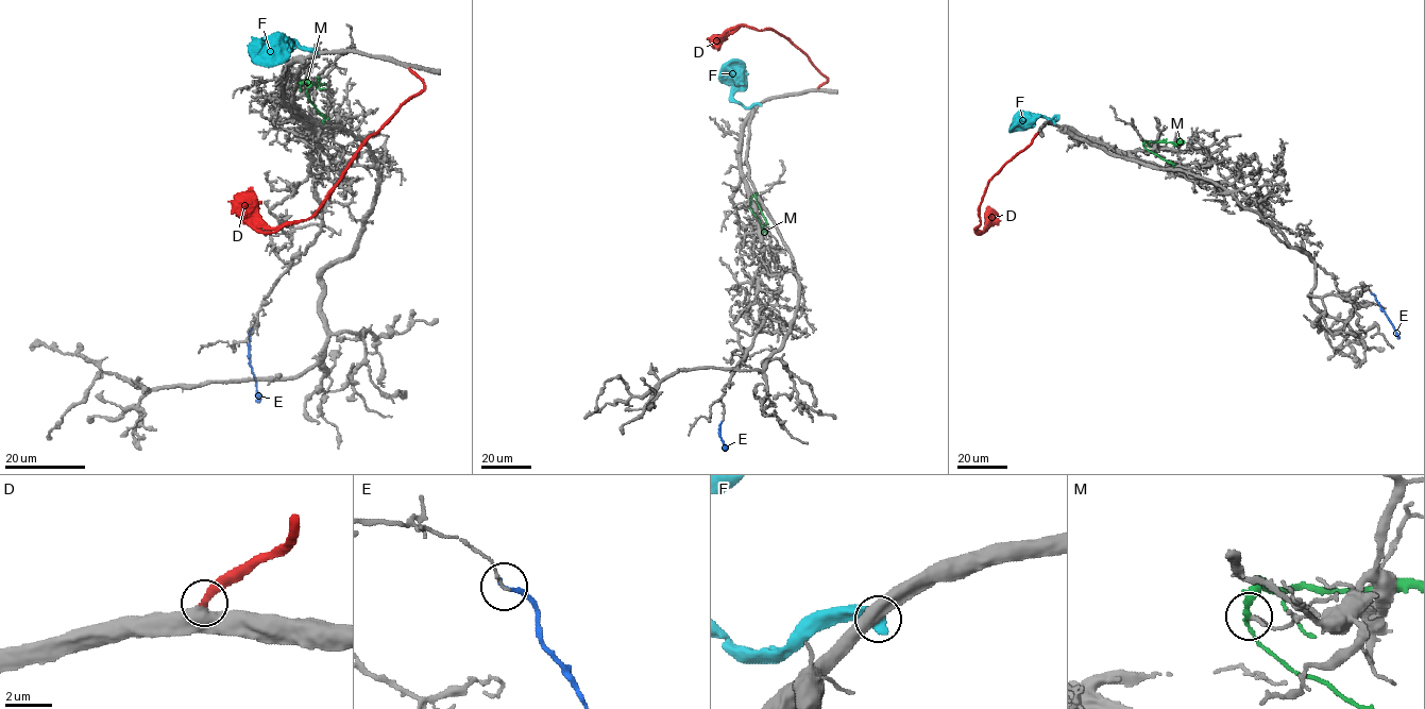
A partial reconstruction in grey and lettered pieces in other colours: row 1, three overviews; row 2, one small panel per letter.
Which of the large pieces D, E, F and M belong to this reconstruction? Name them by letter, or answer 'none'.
D

